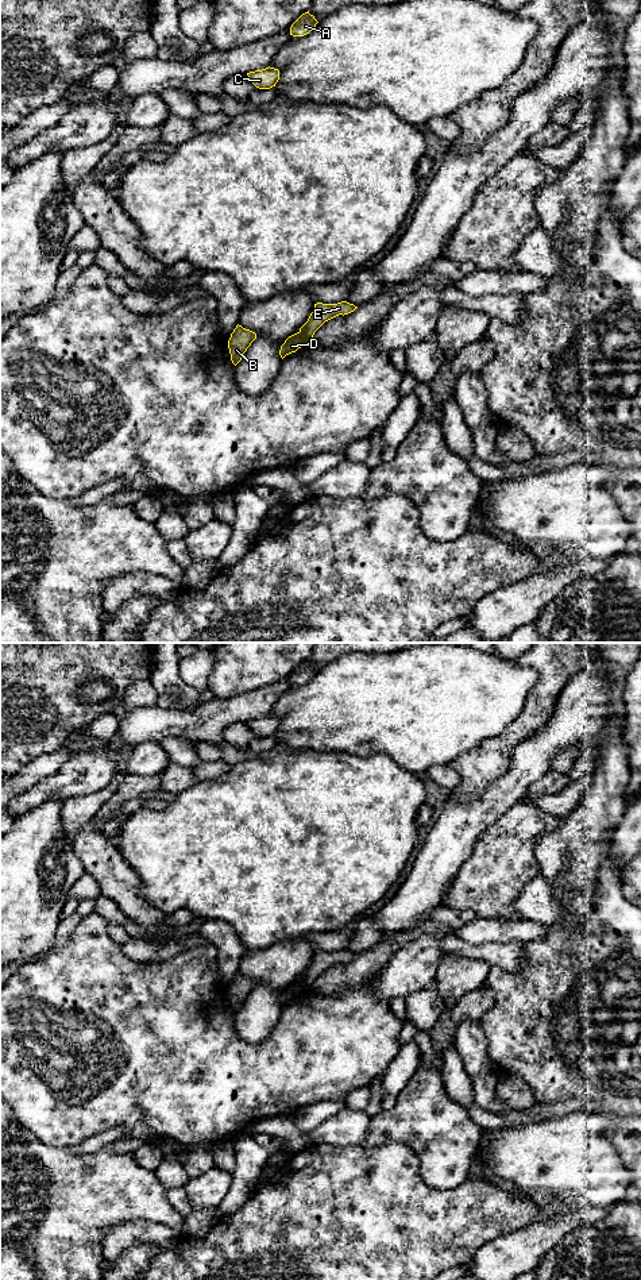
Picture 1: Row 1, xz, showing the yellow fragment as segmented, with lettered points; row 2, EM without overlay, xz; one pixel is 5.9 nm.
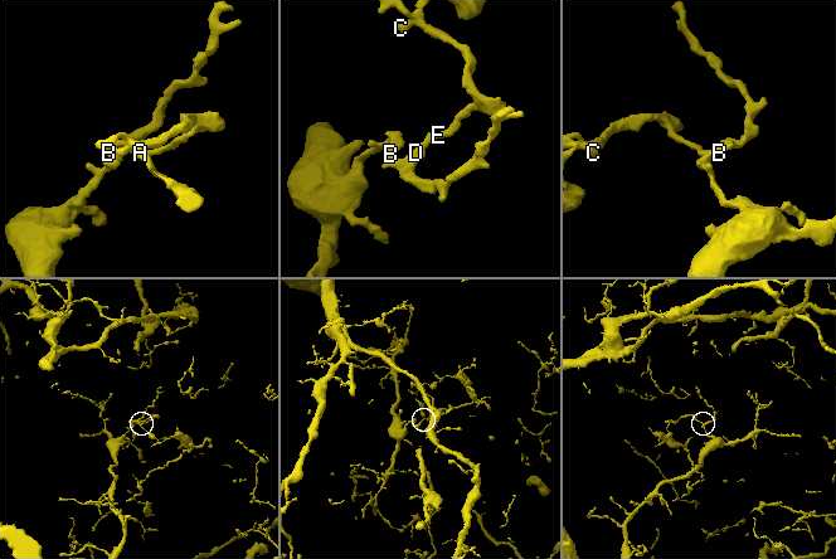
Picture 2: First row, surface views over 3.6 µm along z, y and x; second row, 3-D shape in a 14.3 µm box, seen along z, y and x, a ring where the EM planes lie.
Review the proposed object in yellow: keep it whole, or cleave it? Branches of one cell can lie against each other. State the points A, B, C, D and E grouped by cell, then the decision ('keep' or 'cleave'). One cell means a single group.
groups A C E / B D; cleave

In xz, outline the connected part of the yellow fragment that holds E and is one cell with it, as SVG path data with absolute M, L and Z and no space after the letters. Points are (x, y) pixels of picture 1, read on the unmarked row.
M341 949L337 952L314 952L313 960L310 961L302 982L310 988L314 980L328 968L339 964L339 963L348 963L354 960L358 955L350 952L347 949Z

